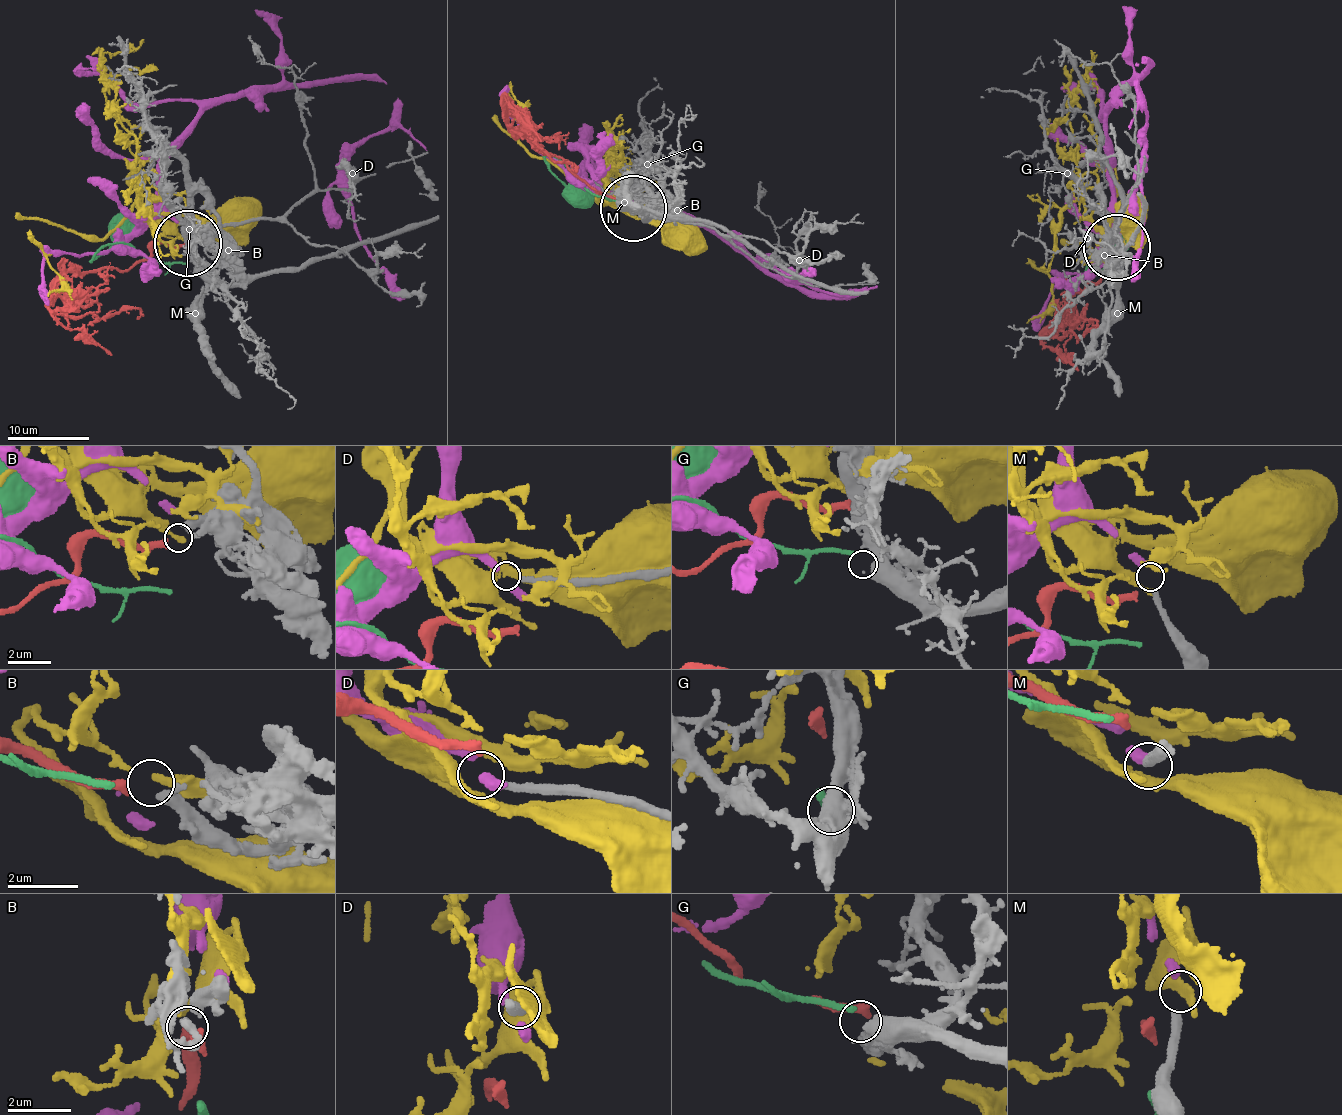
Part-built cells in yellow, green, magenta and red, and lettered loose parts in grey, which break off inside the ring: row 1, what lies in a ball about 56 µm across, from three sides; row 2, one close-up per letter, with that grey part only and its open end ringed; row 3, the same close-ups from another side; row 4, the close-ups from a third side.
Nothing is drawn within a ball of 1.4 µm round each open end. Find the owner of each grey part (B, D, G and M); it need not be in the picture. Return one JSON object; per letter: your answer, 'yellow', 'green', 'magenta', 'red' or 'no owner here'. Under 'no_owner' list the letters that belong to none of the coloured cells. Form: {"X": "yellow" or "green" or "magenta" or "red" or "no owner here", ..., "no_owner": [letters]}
{"B": "red", "D": "no owner here", "G": "no owner here", "M": "magenta", "no_owner": ["D", "G"]}

